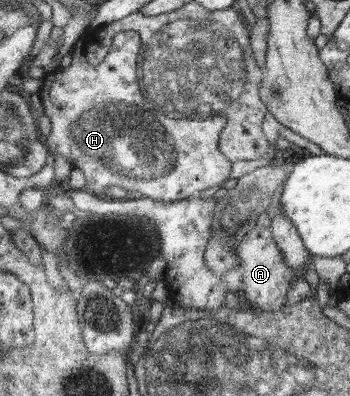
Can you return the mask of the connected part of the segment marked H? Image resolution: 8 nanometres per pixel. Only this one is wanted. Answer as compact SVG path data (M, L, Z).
M122 31L115 35L113 44L108 51L107 57L103 59L102 63L98 65L92 65L86 58L85 52L83 51L83 41L78 39L75 43L74 53L72 54L72 62L68 68L56 68L53 72L48 72L42 78L43 87L40 88L38 95L39 101L42 103L45 114L50 123L52 124L52 131L50 135L43 138L44 145L46 145L50 156L58 154L66 158L72 165L72 168L77 168L82 171L86 179L85 190L98 196L98 197L109 197L109 187L115 186L124 190L140 191L145 197L152 197L152 199L162 202L178 202L190 197L198 197L201 191L208 188L213 188L221 185L223 182L230 179L230 173L232 172L232 162L228 160L228 157L220 151L218 148L218 142L220 134L223 129L227 126L226 116L215 116L214 118L194 120L191 117L186 119L174 119L168 118L163 114L160 107L150 99L147 98L145 93L142 91L141 82L138 74L138 63L140 49L142 47L141 37L134 31Z

